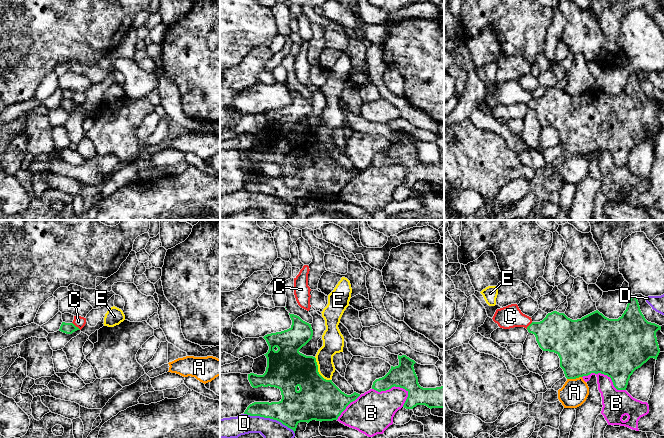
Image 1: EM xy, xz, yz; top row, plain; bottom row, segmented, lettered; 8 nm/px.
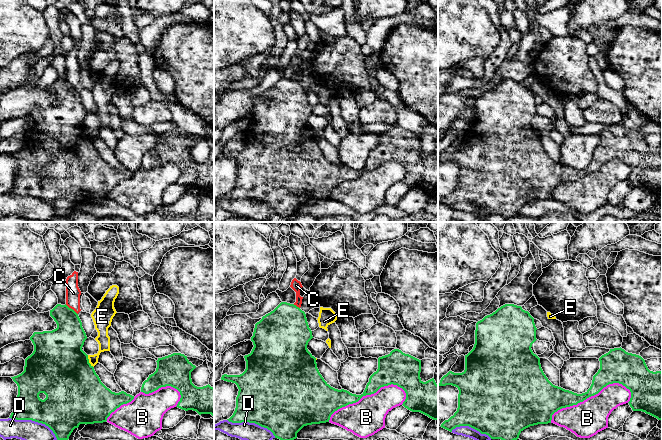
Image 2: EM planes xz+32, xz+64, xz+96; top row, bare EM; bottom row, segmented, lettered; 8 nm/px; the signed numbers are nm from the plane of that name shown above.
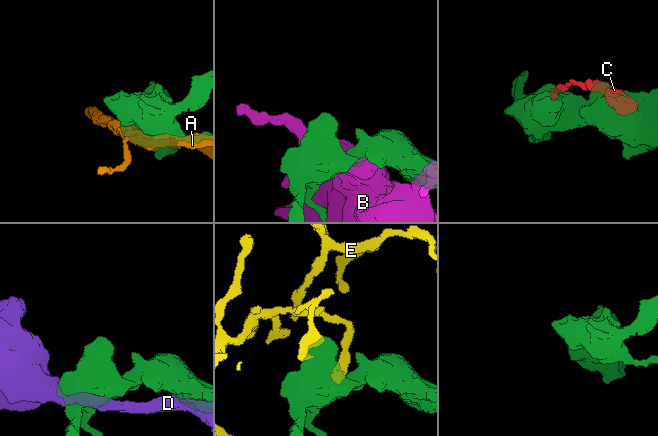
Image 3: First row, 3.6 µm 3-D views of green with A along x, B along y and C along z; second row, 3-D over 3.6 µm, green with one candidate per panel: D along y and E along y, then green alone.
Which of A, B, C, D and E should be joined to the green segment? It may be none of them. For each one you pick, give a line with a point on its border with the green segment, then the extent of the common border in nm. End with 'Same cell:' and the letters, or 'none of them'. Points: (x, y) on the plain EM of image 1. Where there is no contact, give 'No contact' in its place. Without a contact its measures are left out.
Same cell: none of them

